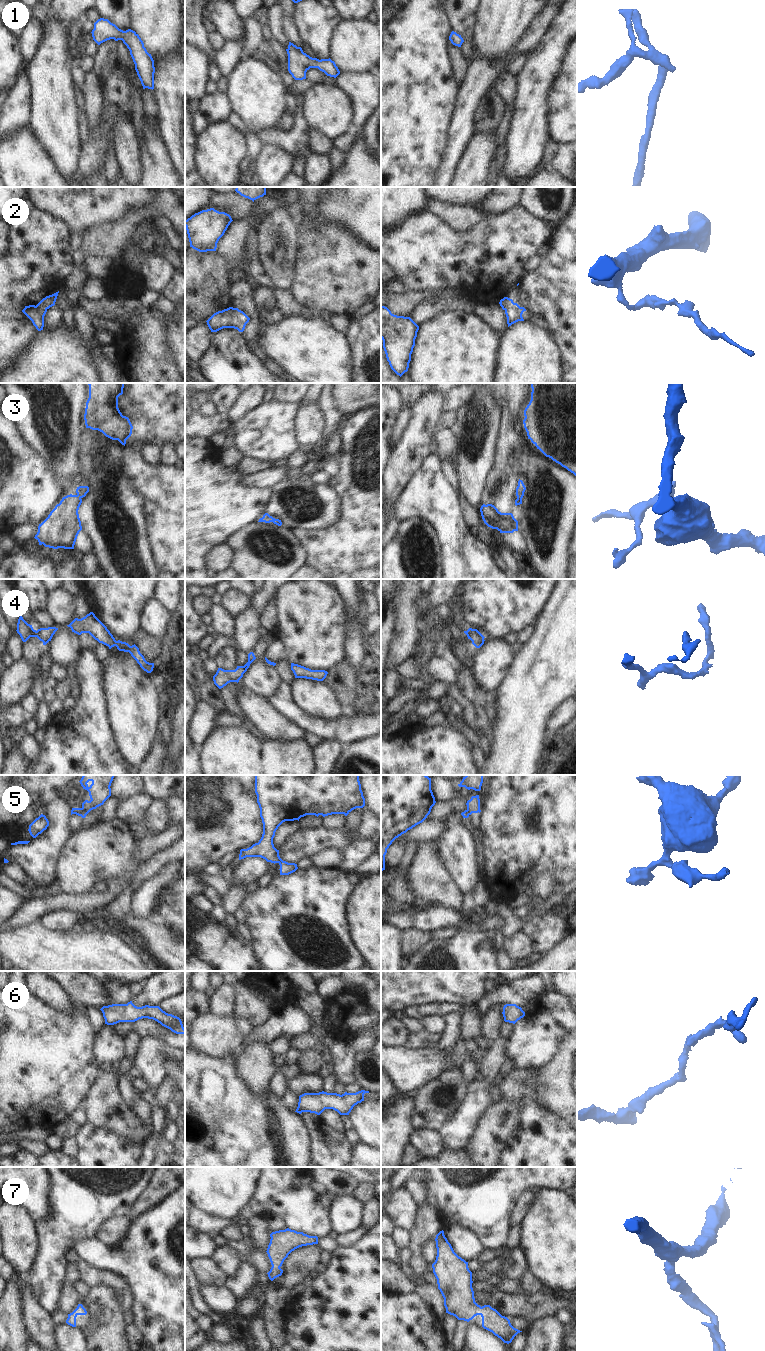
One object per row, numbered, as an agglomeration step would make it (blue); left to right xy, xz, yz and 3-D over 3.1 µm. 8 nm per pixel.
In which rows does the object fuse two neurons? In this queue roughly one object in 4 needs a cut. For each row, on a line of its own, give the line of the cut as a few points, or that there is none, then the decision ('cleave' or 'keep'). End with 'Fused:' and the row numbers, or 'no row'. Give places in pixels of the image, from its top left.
1: cut none; keep
2: cut none; keep
3: cut none; keep
4: cut none; keep
5: cut xy (82, 807), (86, 814); cleave
6: cut none; keep
7: cut none; keep
Fused: 5

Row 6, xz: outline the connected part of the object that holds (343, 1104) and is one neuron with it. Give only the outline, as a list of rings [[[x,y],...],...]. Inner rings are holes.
[[[361,1090],[356,1093],[340,1095],[337,1093],[304,1093],[299,1096],[298,1107],[295,1112],[310,1112],[320,1115],[325,1109],[333,1109],[340,1115],[349,1115],[355,1105],[364,1101],[364,1094],[369,1091]]]

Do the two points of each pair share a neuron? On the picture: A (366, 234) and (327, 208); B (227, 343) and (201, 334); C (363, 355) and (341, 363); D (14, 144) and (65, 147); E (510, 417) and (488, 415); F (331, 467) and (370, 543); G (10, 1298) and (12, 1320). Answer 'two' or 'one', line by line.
A: one
B: two
C: two
D: two
E: two
F: two
G: one

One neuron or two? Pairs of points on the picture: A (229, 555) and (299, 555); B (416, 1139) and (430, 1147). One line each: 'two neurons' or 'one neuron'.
A: two neurons
B: one neuron

